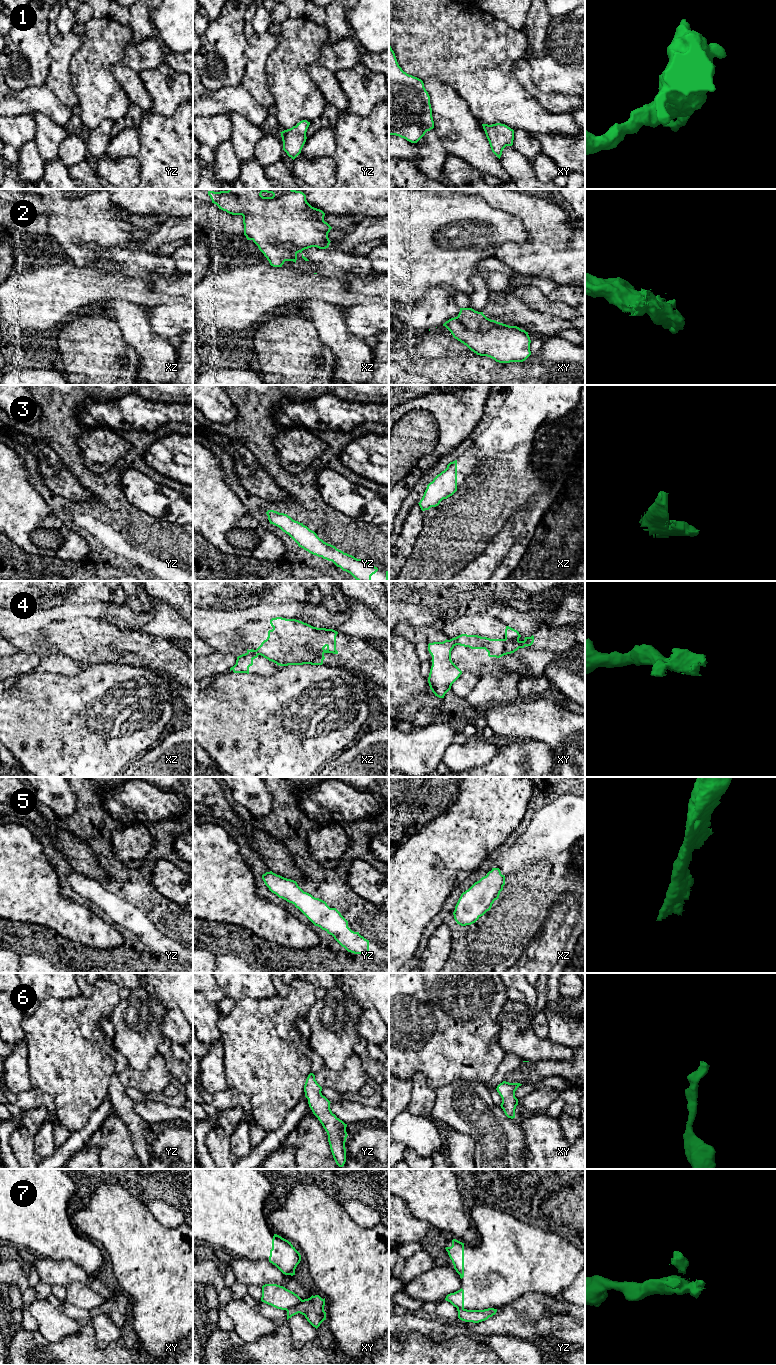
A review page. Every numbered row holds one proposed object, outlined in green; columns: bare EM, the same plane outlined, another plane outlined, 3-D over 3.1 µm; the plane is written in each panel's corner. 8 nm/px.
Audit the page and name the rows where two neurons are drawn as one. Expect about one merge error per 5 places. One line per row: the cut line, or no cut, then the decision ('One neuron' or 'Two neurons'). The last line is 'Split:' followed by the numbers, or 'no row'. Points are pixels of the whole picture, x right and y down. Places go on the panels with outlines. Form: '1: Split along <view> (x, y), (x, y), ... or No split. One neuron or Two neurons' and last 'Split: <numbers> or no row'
1: No split. One neuron
2: Split along xy (455, 317), (472, 330), (488, 330), (494, 325). Two neurons
3: No split. One neuron
4: Split along xy (450, 639), (455, 645). Two neurons
5: No split. One neuron
6: No split. One neuron
7: Split along xy (301, 1299), (286, 1310). Two neurons
Split: 2, 4, 7

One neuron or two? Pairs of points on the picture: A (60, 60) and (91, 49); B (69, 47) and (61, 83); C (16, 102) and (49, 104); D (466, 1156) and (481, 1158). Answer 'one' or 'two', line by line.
A: two
B: one
C: one
D: two

